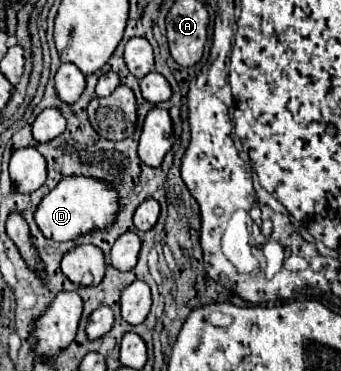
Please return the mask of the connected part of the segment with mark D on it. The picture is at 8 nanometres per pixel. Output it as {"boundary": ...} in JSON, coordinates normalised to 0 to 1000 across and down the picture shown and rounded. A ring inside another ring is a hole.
{"boundary":[[[199,472],[188,477],[164,509],[152,509],[111,553],[100,590],[129,639],[152,650],[217,650],[270,623],[323,617],[346,585],[352,526],[323,488],[299,488],[287,477],[240,477]]]}

